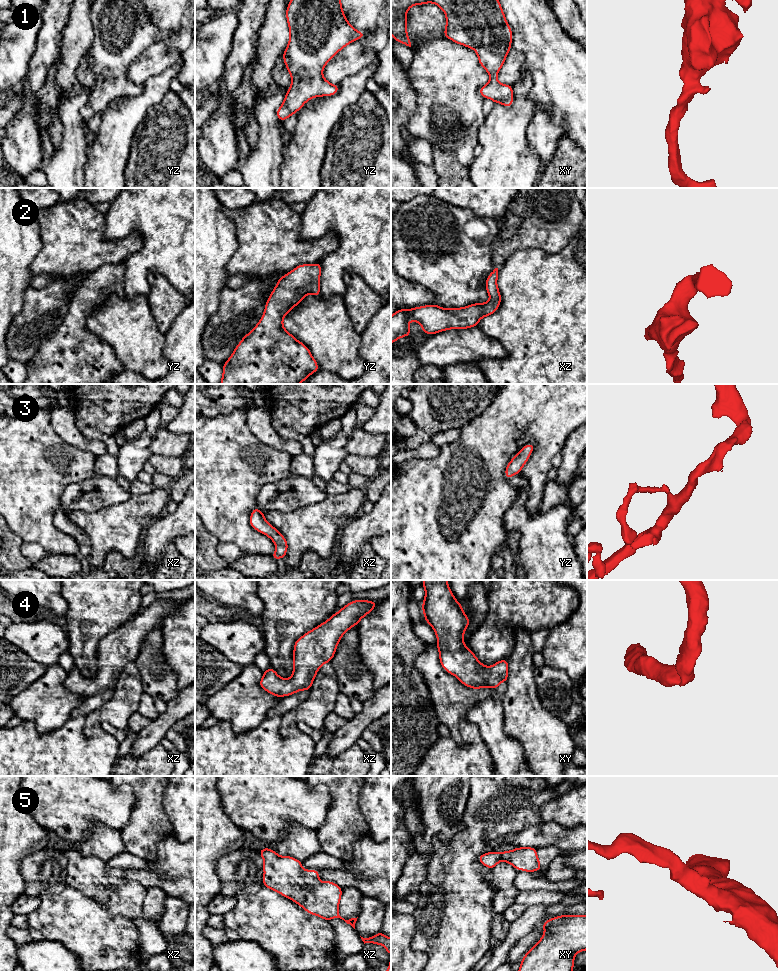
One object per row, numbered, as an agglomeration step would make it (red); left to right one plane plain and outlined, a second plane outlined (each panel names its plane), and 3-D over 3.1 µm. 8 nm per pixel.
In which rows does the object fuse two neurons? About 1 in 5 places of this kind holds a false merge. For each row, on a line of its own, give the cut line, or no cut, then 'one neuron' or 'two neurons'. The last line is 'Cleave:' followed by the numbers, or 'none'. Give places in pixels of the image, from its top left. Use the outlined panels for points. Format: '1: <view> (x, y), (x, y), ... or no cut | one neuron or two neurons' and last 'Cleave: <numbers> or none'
1: no cut | one neuron
2: no cut | one neuron
3: no cut | one neuron
4: no cut | one neuron
5: no cut | one neuron
Cleave: none

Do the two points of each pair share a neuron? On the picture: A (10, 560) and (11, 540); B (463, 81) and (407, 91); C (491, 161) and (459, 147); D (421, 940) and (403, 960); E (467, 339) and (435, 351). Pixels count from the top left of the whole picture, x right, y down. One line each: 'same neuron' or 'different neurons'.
A: same neuron
B: different neurons
C: different neurons
D: different neurons
E: same neuron

